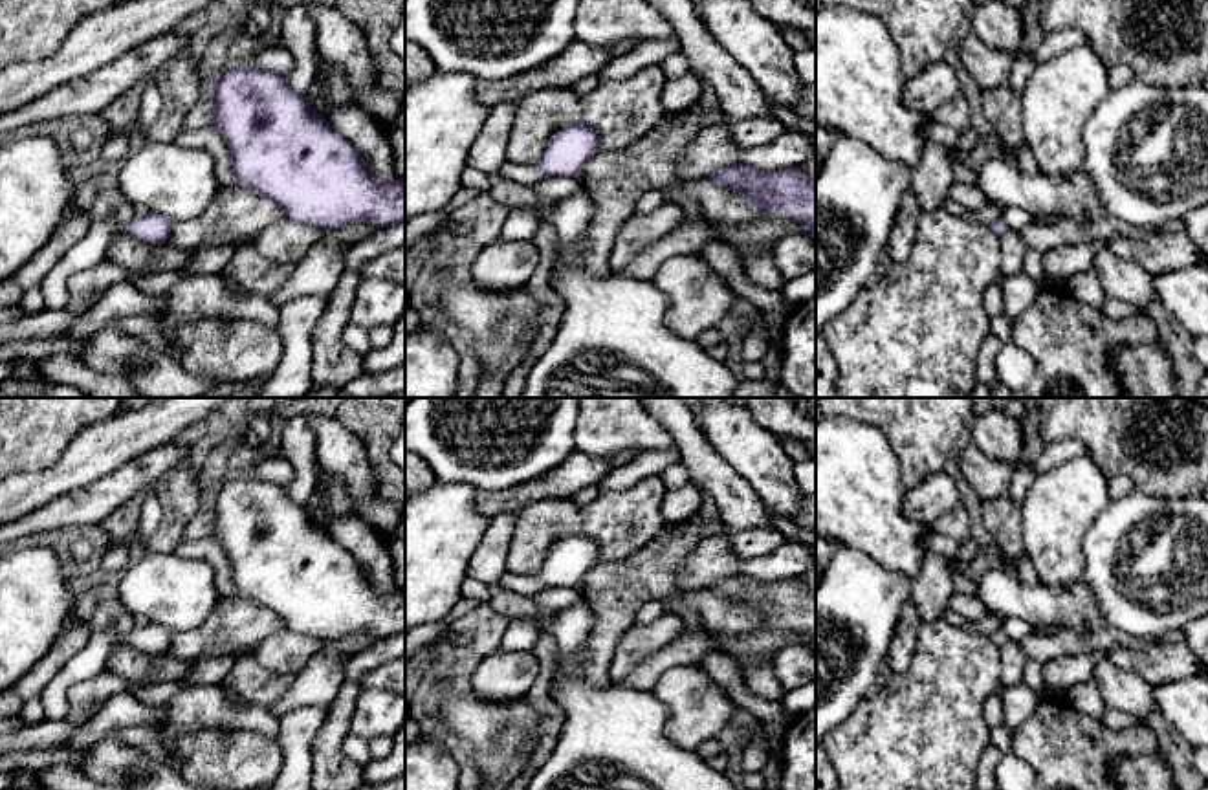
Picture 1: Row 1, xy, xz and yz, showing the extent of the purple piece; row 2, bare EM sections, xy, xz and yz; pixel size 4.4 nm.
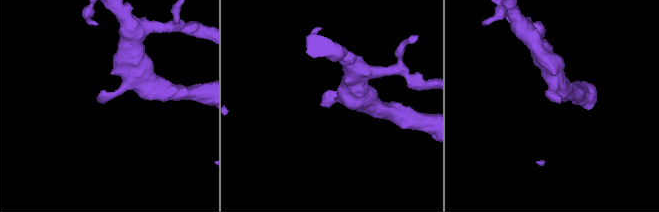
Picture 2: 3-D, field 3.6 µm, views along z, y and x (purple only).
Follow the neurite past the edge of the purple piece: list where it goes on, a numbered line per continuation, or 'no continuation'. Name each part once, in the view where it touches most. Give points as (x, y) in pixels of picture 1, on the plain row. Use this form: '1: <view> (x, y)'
1: xy (90, 660)

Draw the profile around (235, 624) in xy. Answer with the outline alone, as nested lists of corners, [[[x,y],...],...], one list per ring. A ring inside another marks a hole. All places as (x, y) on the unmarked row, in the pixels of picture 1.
[[[220,598],[200,627],[170,634],[169,653],[191,662],[253,653],[260,642],[284,629],[279,614],[247,598]]]

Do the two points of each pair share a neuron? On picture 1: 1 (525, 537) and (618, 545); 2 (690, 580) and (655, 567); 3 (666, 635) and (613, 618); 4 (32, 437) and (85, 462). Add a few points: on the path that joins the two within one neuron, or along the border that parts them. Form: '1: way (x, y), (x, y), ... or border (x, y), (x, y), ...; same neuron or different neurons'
1: way (549, 523), (594, 523); same neuron
2: border (701, 537), (684, 563), (677, 589); different neurons
3: border (635, 622), (609, 660); different neurons
4: border (94, 422), (66, 446), (54, 464), (24, 471); different neurons

